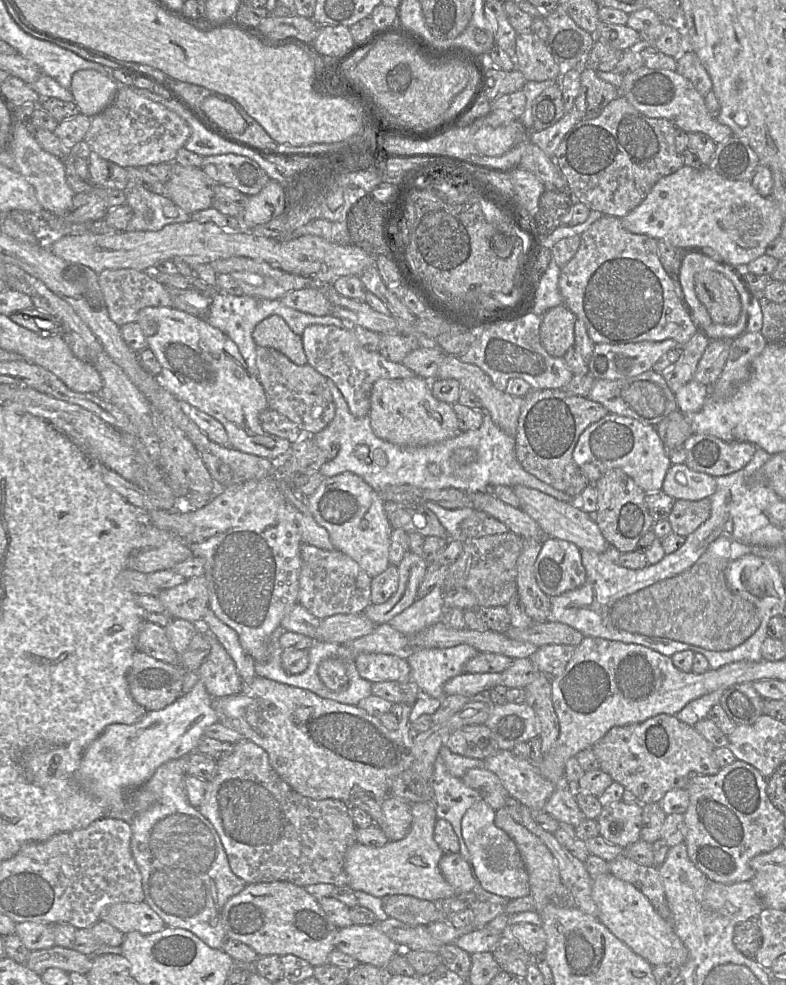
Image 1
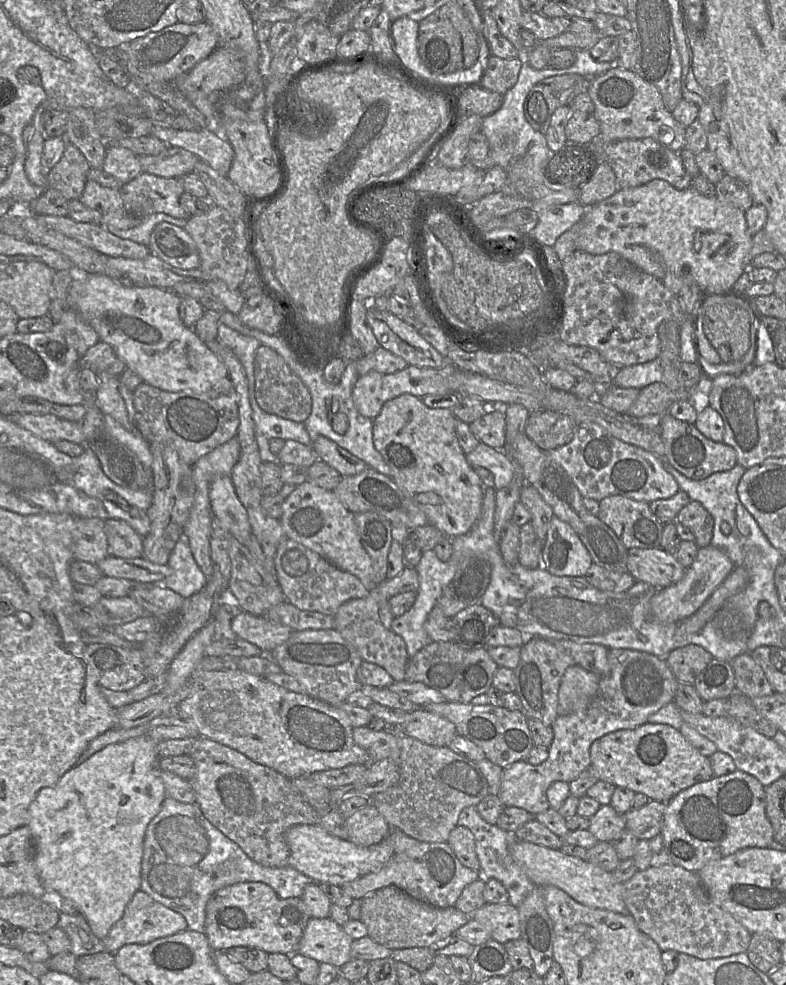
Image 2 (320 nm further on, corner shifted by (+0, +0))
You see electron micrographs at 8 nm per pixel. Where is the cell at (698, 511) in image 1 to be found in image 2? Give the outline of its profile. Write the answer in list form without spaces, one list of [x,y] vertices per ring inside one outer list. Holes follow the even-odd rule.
[[[691,500],[680,510],[675,522],[679,522],[693,533],[699,548],[711,544],[714,520],[701,503]]]

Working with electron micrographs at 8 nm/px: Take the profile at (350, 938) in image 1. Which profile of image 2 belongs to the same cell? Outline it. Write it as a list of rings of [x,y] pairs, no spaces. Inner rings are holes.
[[[310,918],[297,952],[316,960],[341,968],[351,960],[353,939],[343,927],[328,918]]]

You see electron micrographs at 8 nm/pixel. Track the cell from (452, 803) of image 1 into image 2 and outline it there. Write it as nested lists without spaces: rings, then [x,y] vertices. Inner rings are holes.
[[[475,806],[464,808],[457,820],[458,826],[468,828],[475,839],[475,850],[480,863],[481,878],[496,879],[502,883],[509,895],[509,904],[518,908],[527,896],[531,894],[535,885],[529,880],[525,872],[514,862],[510,854],[511,843],[516,840],[514,833],[509,833],[496,824],[484,821]]]

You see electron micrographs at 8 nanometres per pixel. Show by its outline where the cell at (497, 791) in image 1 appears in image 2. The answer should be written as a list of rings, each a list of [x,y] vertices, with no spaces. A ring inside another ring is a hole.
[[[399,736],[398,746],[390,757],[398,766],[398,782],[387,790],[375,794],[370,799],[379,813],[386,819],[391,829],[399,829],[411,838],[428,843],[447,842],[450,832],[458,825],[461,811],[469,806],[476,806],[489,794],[488,783],[473,762],[448,747],[432,747],[409,736]]]

